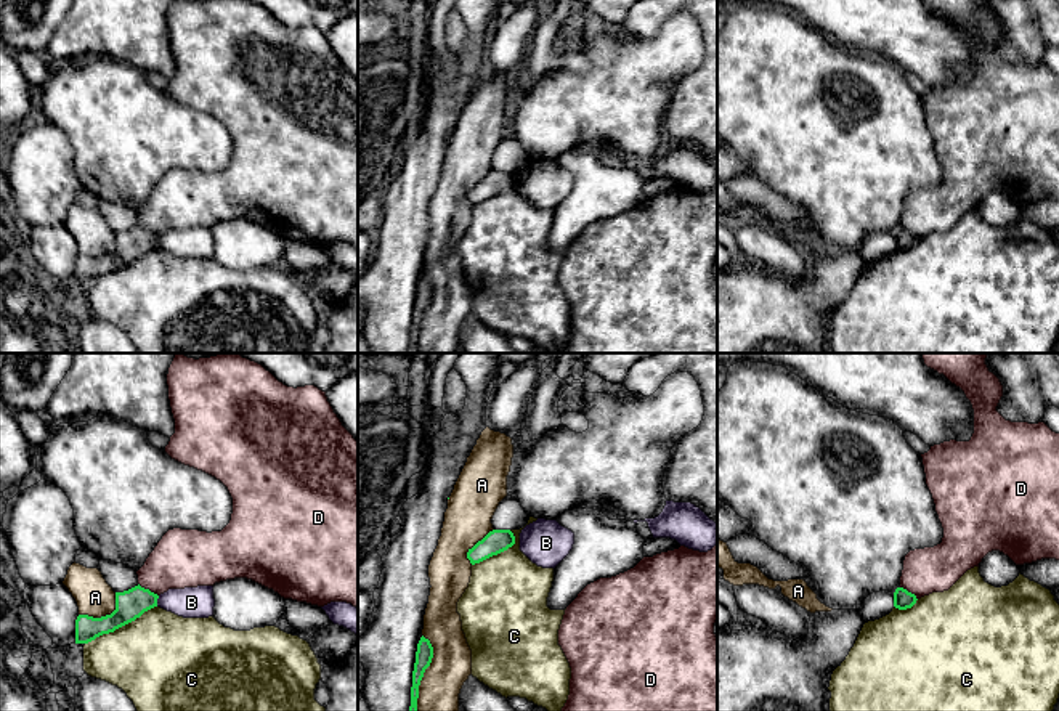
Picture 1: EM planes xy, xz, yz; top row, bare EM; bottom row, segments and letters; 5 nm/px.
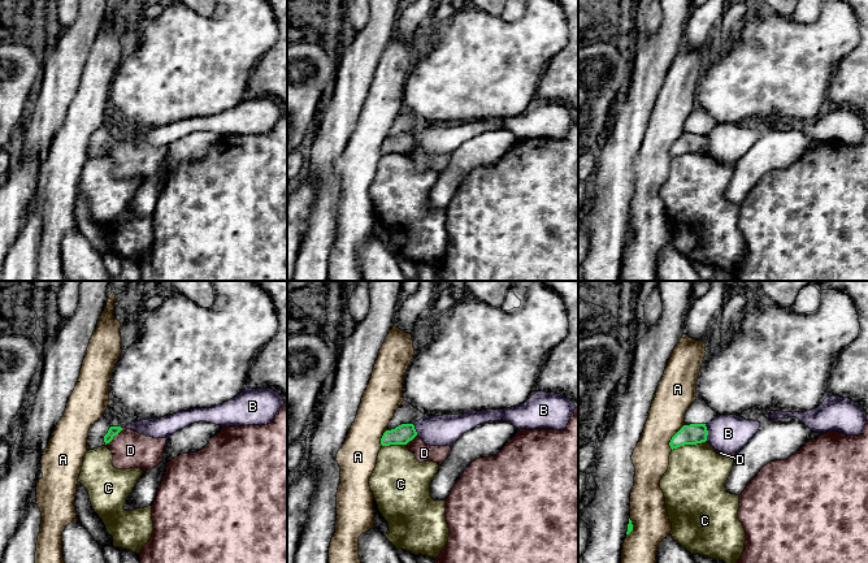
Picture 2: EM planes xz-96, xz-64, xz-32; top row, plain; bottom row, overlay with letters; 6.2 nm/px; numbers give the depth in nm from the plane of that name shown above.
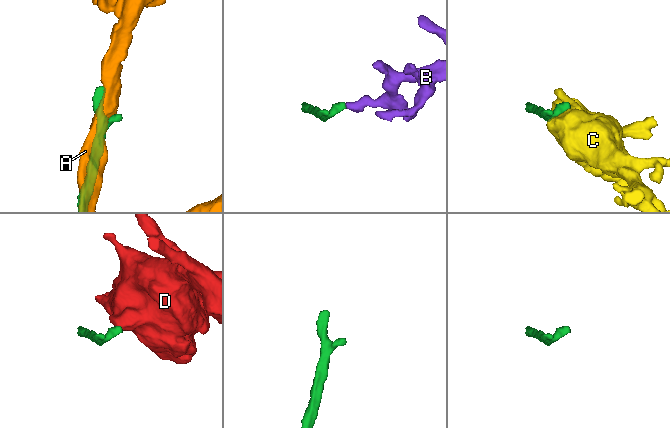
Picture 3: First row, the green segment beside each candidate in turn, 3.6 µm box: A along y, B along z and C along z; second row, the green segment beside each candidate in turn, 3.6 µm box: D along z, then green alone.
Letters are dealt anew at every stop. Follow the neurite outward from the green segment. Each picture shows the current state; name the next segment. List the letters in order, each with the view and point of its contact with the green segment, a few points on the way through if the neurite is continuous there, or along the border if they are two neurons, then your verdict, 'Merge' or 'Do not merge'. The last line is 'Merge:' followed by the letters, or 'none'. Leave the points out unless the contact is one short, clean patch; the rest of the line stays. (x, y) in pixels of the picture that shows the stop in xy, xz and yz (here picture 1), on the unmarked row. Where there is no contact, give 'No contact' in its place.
A: Touches green at xz (424, 312). Do not merge
B: Touches green at xy (156, 241). Boundary: xy (159, 236), (156, 246). Do not merge
C: Touches green at xy (121, 267). Do not merge
D: Touches green at xy (148, 230). Do not merge
Merge: none

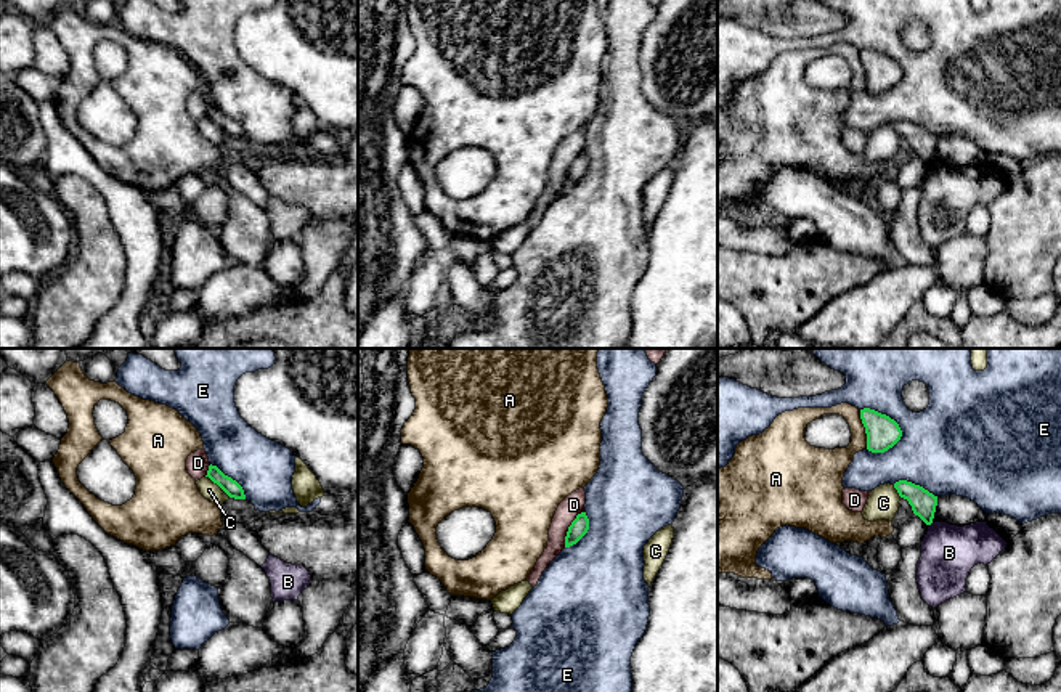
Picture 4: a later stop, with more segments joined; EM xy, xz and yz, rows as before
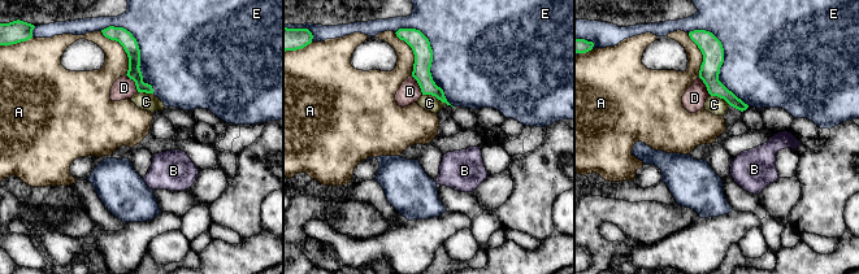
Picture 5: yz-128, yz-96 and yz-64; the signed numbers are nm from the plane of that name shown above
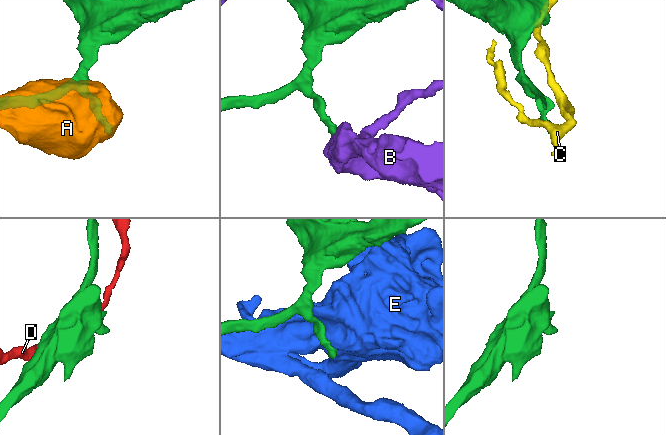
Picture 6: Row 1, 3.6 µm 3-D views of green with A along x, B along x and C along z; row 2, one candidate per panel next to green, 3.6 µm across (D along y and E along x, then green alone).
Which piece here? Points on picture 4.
A: Touches green at yz (865, 69). Do not merge
B: Touches green at yz (930, 164). Boundary: yz (933, 162), (928, 166). Do not merge
C: Touches green at xy (219, 126). Boundary: xy (206, 116), (230, 137). Do not merge
D: Touches green at xz (569, 169). Do not merge
E: Touches green at yz (885, 55). Do not merge
Merge: none

